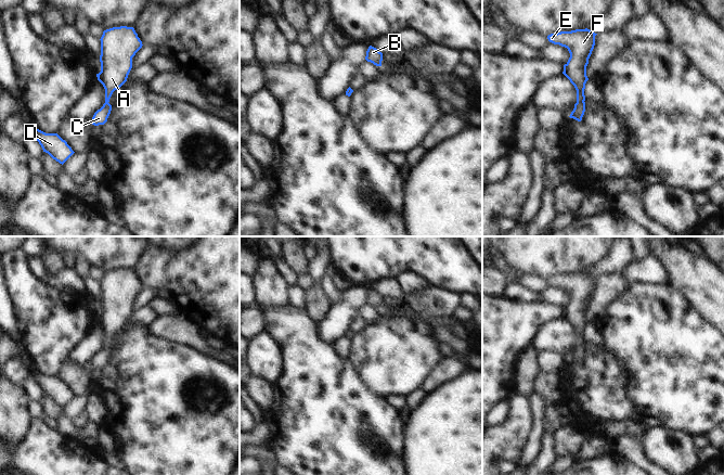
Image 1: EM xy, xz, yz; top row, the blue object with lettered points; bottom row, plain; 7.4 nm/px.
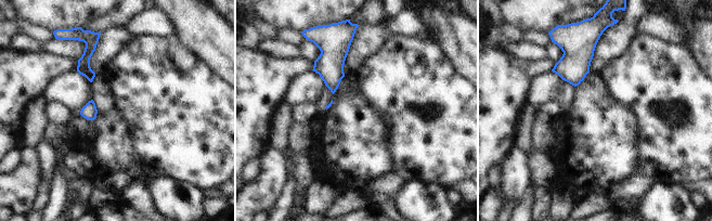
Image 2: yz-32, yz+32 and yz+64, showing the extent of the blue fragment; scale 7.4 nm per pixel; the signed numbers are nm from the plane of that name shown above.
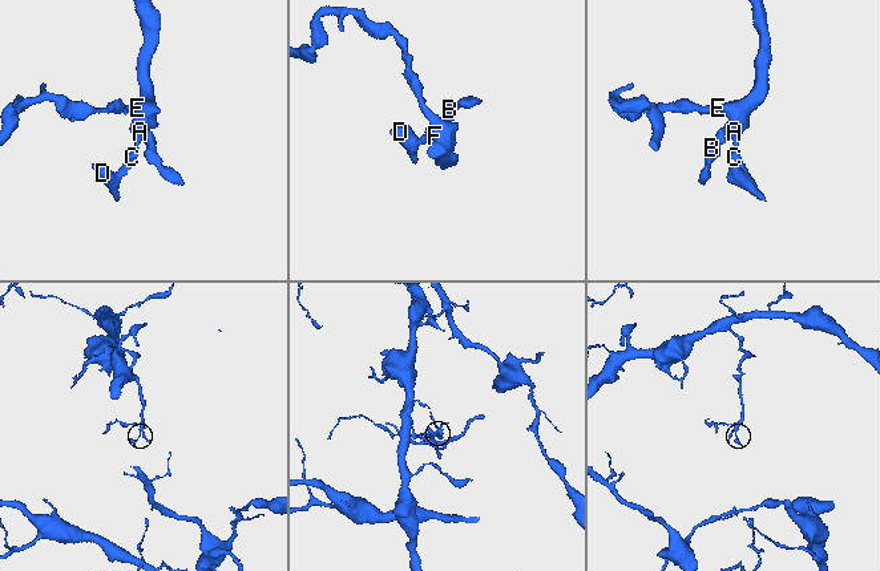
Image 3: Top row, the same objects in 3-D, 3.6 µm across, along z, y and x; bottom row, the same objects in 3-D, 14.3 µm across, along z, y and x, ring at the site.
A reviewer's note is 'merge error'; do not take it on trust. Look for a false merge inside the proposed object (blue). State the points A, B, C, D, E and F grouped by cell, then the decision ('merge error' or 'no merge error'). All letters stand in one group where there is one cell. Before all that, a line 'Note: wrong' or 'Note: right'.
Note: wrong
A B C D E F | no merge error

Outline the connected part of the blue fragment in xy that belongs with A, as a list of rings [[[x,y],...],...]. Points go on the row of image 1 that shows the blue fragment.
[[[127,26],[104,30],[100,40],[101,72],[96,77],[105,89],[105,103],[92,117],[91,124],[94,126],[107,121],[112,111],[109,99],[127,81],[132,68],[132,57],[143,46],[134,28]]]

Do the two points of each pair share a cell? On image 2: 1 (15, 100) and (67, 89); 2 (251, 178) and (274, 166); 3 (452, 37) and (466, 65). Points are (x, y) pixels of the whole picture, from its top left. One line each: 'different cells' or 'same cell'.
1: different cells
2: different cells
3: same cell

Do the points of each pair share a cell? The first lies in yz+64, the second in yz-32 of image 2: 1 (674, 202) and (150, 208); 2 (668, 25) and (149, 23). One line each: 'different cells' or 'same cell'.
1: different cells
2: same cell

